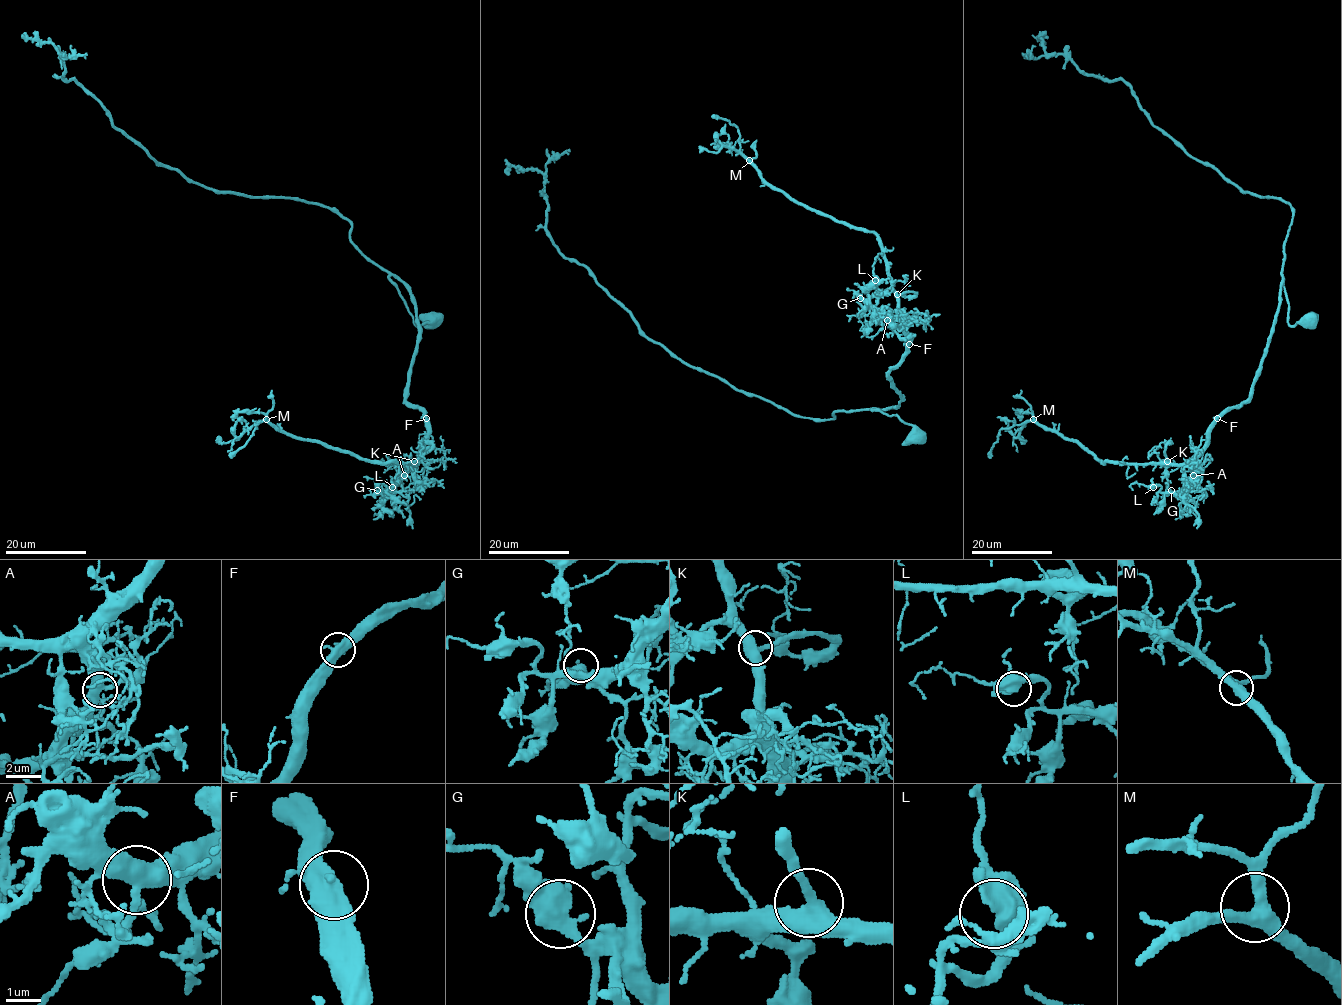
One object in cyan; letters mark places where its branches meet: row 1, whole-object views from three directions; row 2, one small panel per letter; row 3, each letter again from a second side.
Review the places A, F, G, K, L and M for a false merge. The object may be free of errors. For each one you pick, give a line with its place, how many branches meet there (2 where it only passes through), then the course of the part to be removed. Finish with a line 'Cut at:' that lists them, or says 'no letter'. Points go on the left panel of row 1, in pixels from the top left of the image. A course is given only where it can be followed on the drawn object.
Cut at: no letter

